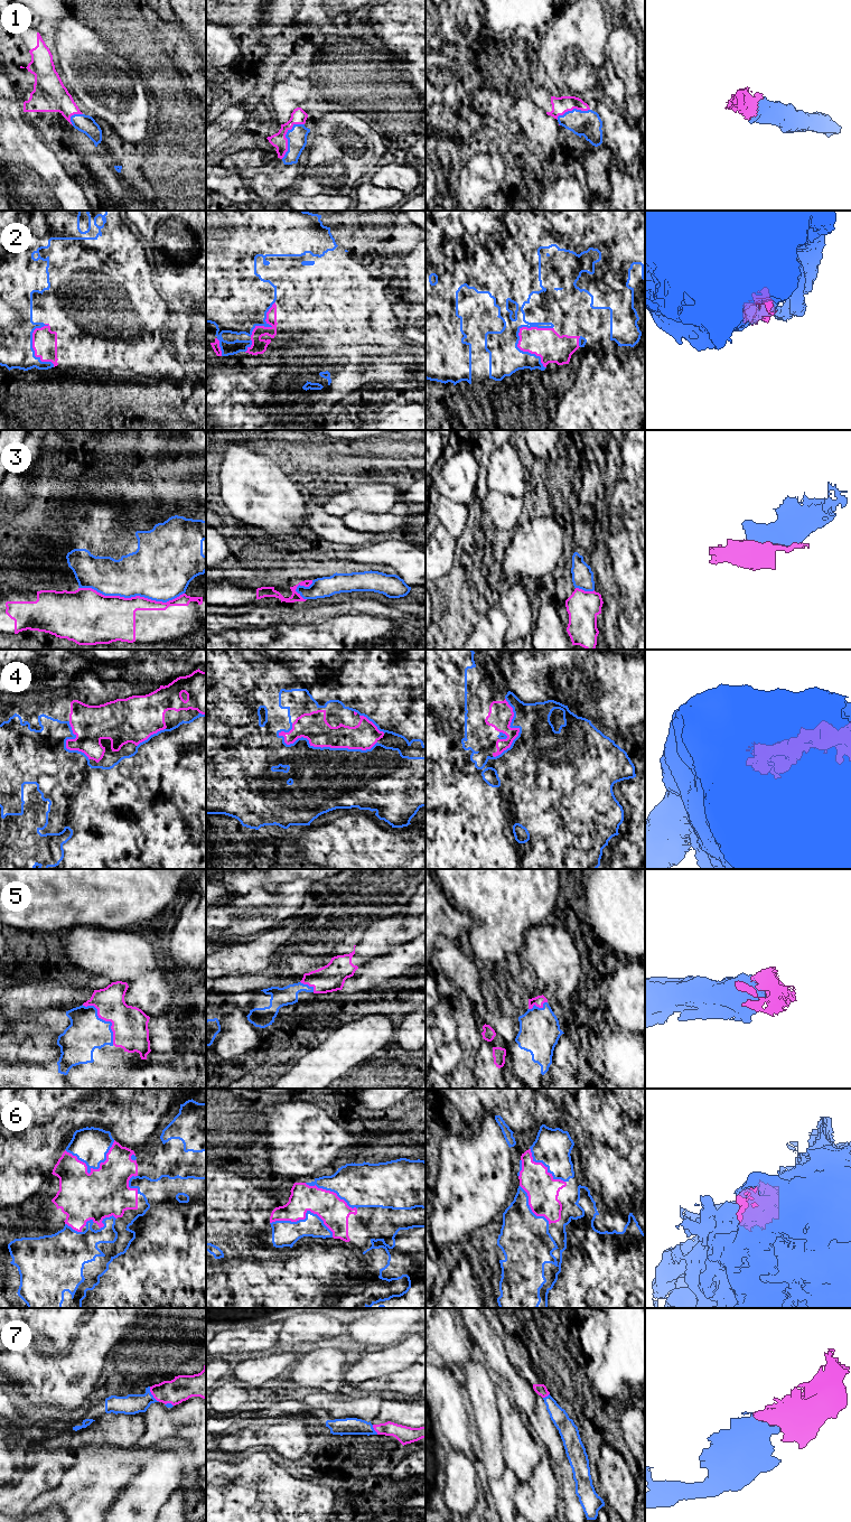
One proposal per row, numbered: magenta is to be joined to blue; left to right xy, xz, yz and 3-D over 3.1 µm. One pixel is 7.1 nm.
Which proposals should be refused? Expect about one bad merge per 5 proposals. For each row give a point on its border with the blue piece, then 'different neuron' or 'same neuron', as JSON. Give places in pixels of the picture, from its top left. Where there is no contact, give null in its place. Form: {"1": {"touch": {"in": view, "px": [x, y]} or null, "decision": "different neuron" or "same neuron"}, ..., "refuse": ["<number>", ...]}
{"1": {"touch": {"in": "xz", "px": [286, 137]}, "decision": "same neuron"}, "2": {"touch": {"in": "yz", "px": [524, 352]}, "decision": "same neuron"}, "3": {"touch": {"in": "xy", "px": [131, 596]}, "decision": "different neuron"}, "4": {"touch": {"in": "xz", "px": [325, 747]}, "decision": "same neuron"}, "5": {"touch": {"in": "xy", "px": [104, 1020]}, "decision": "same neuron"}, "6": {"touch": {"in": "xy", "px": [92, 1167]}, "decision": "same neuron"}, "7": {"touch": {"in": "xy", "px": [151, 1394]}, "decision": "same neuron"}, "refuse": ["3"]}

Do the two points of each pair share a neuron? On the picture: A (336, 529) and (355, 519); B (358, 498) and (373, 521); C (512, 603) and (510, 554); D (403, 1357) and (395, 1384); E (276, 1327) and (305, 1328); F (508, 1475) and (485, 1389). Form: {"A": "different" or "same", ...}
{"A": "different", "B": "different", "C": "different", "D": "different", "E": "different", "F": "different"}

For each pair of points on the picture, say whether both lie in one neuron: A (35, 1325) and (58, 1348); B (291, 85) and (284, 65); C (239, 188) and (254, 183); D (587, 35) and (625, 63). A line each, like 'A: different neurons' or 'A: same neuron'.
A: same neuron
B: different neurons
C: different neurons
D: different neurons

